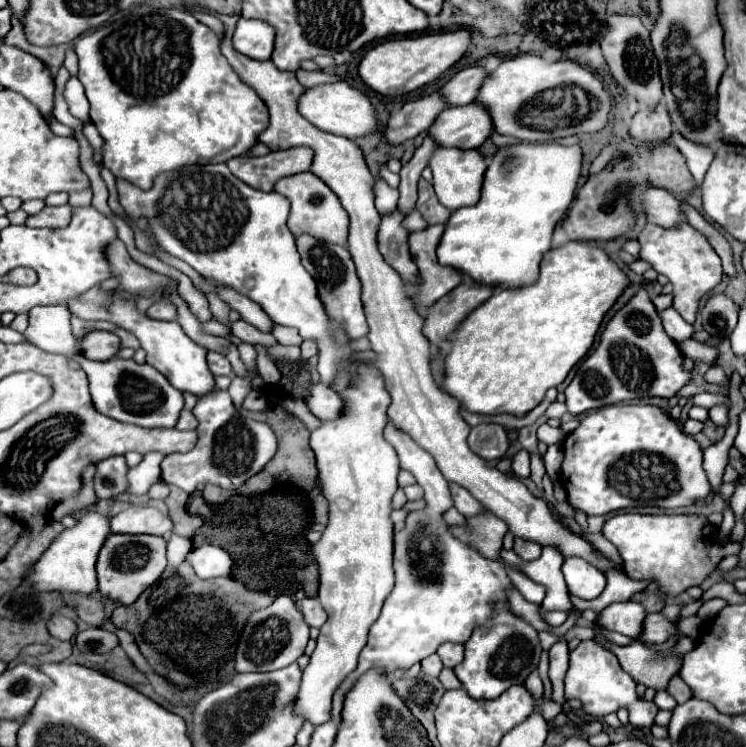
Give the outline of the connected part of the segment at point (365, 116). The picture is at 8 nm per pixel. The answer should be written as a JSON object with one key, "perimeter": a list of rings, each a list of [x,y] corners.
{"perimeter":[[[348,82],[322,84],[316,88],[308,88],[304,96],[300,96],[298,110],[306,120],[316,124],[320,130],[340,134],[344,138],[362,138],[362,136],[374,134],[378,128],[378,116],[374,112],[370,98],[362,90],[350,86]]]}

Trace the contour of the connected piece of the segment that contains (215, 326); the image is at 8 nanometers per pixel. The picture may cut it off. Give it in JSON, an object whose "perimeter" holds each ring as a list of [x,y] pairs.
{"perimeter":[[[210,318],[210,320],[204,324],[204,330],[206,330],[206,332],[212,332],[214,336],[230,336],[231,334],[229,327],[220,324],[216,318]]]}

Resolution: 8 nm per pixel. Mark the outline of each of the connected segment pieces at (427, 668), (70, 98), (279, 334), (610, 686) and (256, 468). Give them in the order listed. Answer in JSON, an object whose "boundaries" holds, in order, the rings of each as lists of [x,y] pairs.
{"boundaries":[[[[432,654],[426,660],[422,660],[422,672],[428,674],[428,676],[438,676],[442,668],[444,666],[442,666],[442,660],[440,660],[438,654]]],[[[70,76],[70,80],[66,82],[64,100],[66,100],[68,110],[70,110],[72,116],[76,116],[82,122],[88,120],[88,100],[86,100],[84,88],[82,88],[82,84],[80,84],[80,80],[76,76]]],[[[274,326],[272,328],[272,336],[280,342],[280,344],[288,344],[288,346],[300,346],[302,338],[294,328],[288,326]]],[[[593,639],[580,642],[580,646],[570,652],[570,668],[564,682],[566,698],[578,698],[582,702],[582,712],[588,716],[602,718],[624,706],[630,712],[630,724],[634,728],[644,730],[654,726],[654,704],[644,704],[644,700],[638,700],[634,678],[622,670],[618,658],[614,658],[612,652],[608,652]]],[[[212,390],[198,398],[194,406],[194,416],[198,418],[198,442],[190,452],[168,454],[162,464],[162,480],[182,488],[192,494],[194,490],[204,488],[206,484],[216,484],[228,490],[236,490],[244,480],[260,472],[264,464],[276,452],[276,436],[272,428],[264,422],[256,422],[240,416],[240,410],[232,404],[232,398],[226,390]]]]}

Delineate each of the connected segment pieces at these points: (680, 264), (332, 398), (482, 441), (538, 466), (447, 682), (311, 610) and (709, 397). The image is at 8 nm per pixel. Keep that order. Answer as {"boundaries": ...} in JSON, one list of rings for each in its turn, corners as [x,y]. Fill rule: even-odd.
{"boundaries":[[[[686,222],[680,224],[678,228],[672,228],[672,230],[648,224],[640,232],[638,242],[642,246],[640,258],[648,260],[658,274],[664,274],[664,276],[670,278],[670,282],[674,286],[674,290],[672,290],[672,298],[674,298],[672,306],[676,308],[676,312],[686,322],[694,324],[700,298],[706,296],[712,288],[716,288],[722,282],[724,272],[722,272],[720,256],[712,250],[708,240]]],[[[324,382],[310,384],[310,392],[306,394],[306,404],[312,414],[316,414],[318,418],[324,418],[324,420],[336,418],[342,408],[342,400],[338,398],[338,394],[334,394],[334,390],[326,388]]],[[[484,422],[484,424],[474,426],[470,430],[468,444],[472,452],[476,452],[484,460],[496,460],[504,456],[504,452],[510,446],[508,432],[500,424],[494,424],[494,422]]],[[[531,455],[530,462],[530,478],[537,483],[538,489],[542,490],[542,478],[546,474],[544,463],[540,463],[543,462],[543,460],[537,455]]],[[[444,668],[444,670],[442,670],[440,680],[442,680],[442,684],[444,684],[444,688],[446,688],[446,690],[450,690],[450,688],[462,688],[460,680],[458,680],[458,678],[454,676],[454,672],[452,672],[452,670],[448,670],[448,668]]],[[[304,598],[304,600],[300,600],[300,608],[302,608],[304,622],[308,626],[320,628],[326,622],[326,618],[328,618],[328,614],[324,612],[324,608],[322,608],[318,598]]],[[[696,394],[694,398],[694,404],[696,406],[706,406],[706,408],[712,408],[716,404],[724,404],[730,408],[730,398],[726,394]]]]}

